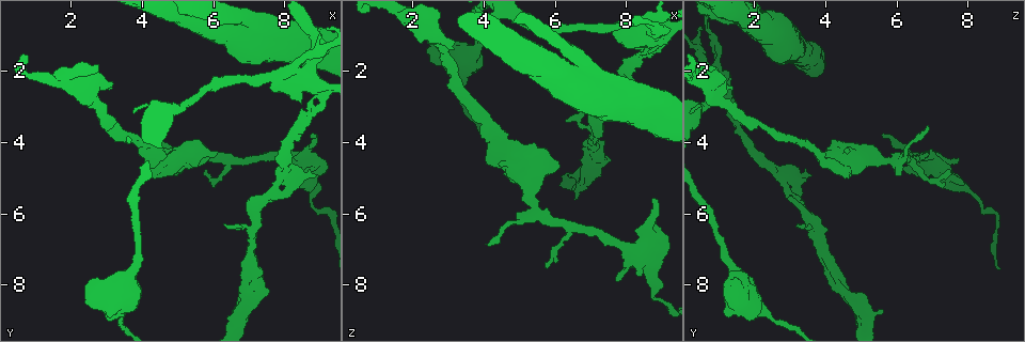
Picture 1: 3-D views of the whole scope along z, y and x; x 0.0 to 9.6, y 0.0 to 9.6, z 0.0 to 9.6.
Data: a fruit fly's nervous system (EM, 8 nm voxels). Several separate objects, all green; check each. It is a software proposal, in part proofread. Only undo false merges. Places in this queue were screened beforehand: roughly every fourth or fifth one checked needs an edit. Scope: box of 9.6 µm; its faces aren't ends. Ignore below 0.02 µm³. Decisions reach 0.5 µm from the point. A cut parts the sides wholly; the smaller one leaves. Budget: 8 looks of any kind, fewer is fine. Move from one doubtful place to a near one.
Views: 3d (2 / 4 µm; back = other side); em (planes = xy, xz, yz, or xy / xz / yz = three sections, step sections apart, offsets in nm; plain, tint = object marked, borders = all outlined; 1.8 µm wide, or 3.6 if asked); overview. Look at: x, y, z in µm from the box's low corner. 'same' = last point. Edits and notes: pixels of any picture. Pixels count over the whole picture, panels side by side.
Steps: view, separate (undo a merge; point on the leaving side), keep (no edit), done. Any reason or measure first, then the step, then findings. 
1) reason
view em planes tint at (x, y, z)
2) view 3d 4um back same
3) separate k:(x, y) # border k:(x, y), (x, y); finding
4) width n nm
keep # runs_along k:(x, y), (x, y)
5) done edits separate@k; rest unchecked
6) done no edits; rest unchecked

touches itself
view em planes tint at (4.40, 4.10, 3.50)

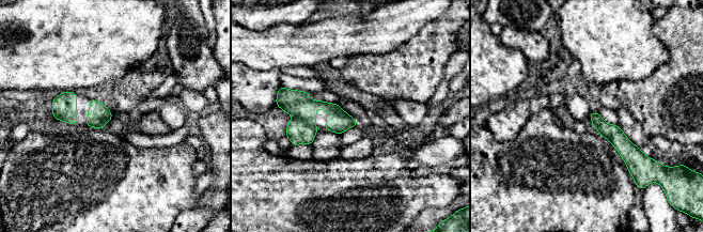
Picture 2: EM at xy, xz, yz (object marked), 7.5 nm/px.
width 100 nm
keep # one neuron here

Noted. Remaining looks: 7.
three-way junction
view em planes tint at (2.30, 2.40, 0.75)

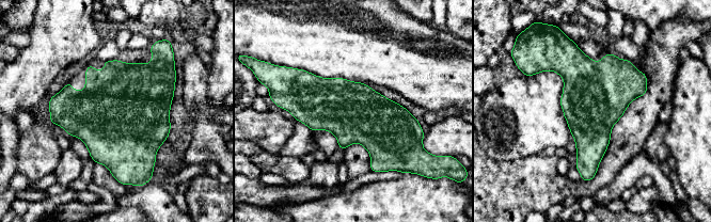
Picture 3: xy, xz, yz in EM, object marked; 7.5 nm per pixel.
width 440 nm
keep # all the same neuron

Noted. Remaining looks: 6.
closes a loop
view 3d 2um at (8.30, 5.20, 3.30)

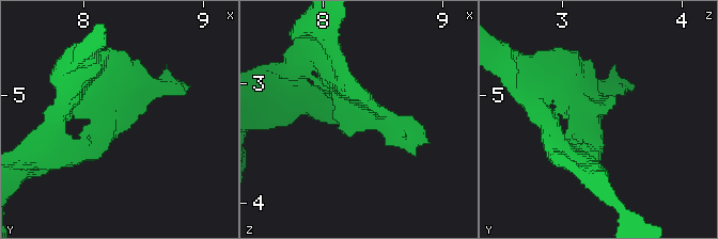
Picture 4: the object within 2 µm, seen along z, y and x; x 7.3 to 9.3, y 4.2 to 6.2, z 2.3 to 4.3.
shape alone is not enough
view em planes tint at (8.34, 5.16, 3.30)

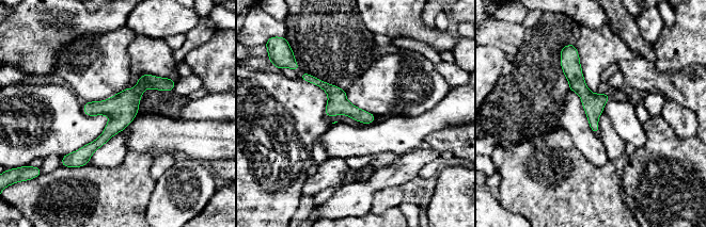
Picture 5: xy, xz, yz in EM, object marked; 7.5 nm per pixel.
keep # runs_along 5:(171, 83), (145, 83), (76, 164); one neuron here

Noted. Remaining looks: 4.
done no edits; rest unchecked

